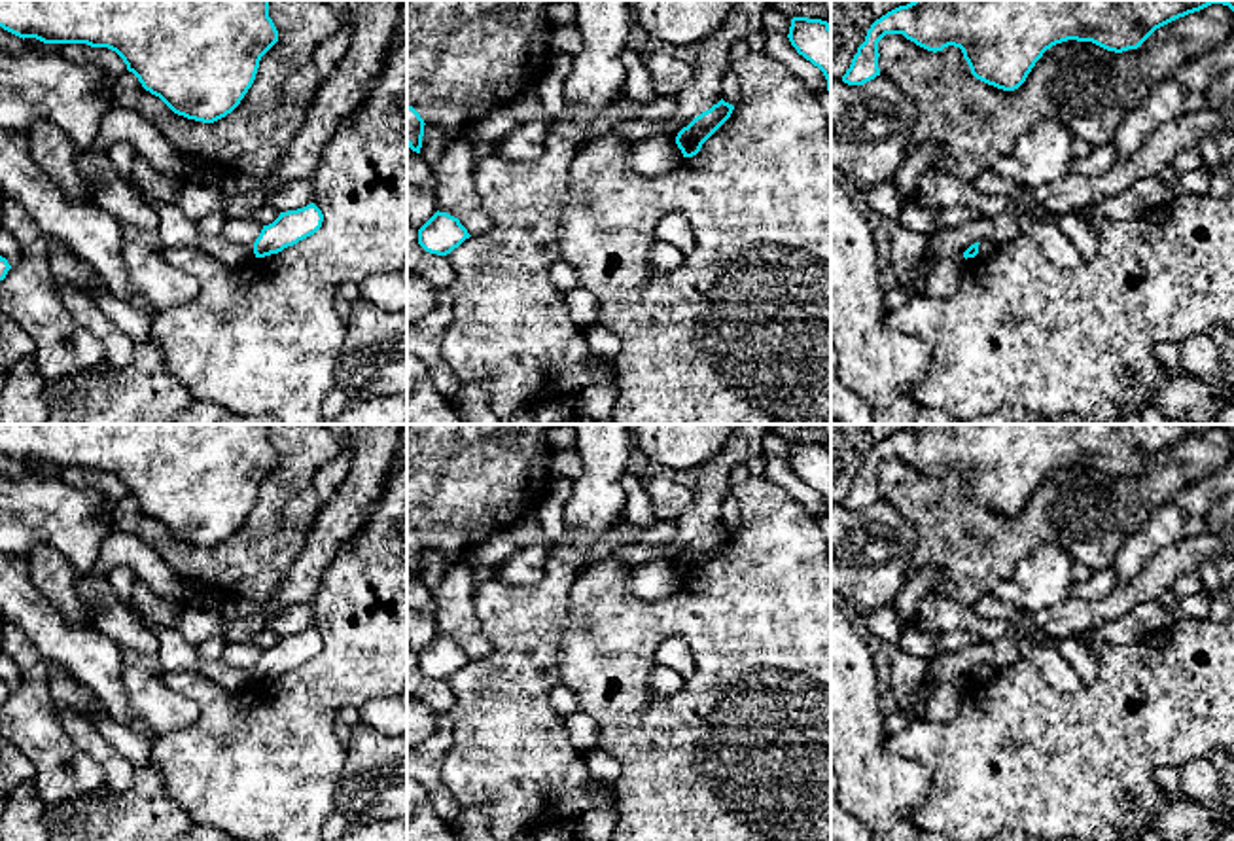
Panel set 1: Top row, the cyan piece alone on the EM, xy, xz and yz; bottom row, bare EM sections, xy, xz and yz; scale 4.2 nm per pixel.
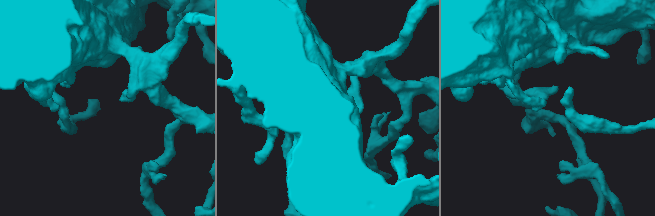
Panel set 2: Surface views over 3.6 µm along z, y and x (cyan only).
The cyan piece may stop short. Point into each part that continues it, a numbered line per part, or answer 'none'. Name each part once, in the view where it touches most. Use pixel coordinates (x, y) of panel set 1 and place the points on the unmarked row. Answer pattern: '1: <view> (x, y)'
none

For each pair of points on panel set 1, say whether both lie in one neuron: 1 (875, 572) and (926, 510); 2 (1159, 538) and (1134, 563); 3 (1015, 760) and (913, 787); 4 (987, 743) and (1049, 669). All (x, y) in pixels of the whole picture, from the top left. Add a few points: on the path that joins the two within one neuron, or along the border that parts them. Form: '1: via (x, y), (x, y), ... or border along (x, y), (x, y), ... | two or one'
1: border along (881, 497), (915, 529), (916, 548), (909, 571) | two
2: via (1153, 542), (1138, 557) | one
3: border along (898, 754), (932, 773), (932, 790), (913, 821) | two
4: border along (1022, 656), (1051, 686), (1060, 690), (1083, 686) | two

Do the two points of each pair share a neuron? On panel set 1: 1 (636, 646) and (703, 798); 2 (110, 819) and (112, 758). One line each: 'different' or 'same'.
1: same
2: different

